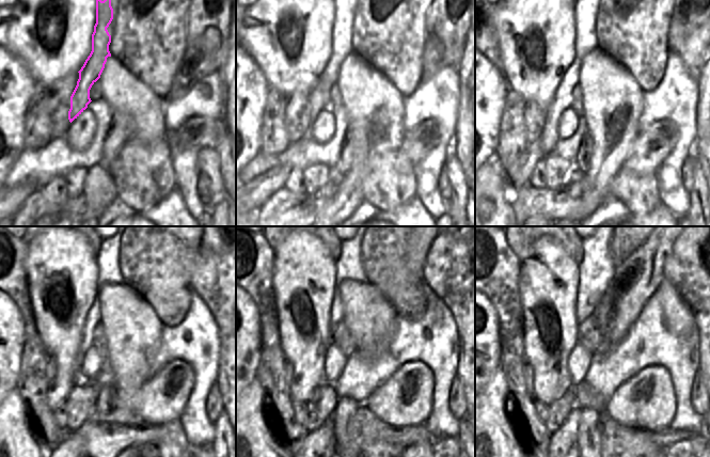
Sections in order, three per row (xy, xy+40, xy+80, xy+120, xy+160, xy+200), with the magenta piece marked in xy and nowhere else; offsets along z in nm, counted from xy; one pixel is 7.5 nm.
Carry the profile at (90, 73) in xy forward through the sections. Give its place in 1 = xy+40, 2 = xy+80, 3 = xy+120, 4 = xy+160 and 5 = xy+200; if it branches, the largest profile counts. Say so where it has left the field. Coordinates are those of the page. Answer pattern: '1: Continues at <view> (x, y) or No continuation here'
1: Continues at xy+40 (319, 99)
2: Continues at xy+80 (562, 100)
3: Continues at xy+120 (93, 317)
4: Continues at xy+160 (342, 263)
5: Continues at xy+200 (583, 271).

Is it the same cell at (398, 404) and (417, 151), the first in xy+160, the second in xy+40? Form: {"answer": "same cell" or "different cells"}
{"answer": "same cell"}

